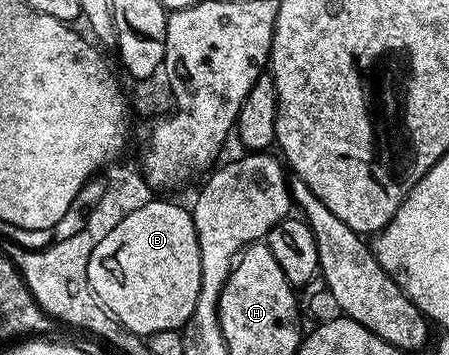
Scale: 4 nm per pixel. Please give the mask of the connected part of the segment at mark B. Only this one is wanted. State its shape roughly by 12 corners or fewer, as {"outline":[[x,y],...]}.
{"outline":[[150,198],[87,281],[136,335],[181,329],[201,284],[188,206]]}

